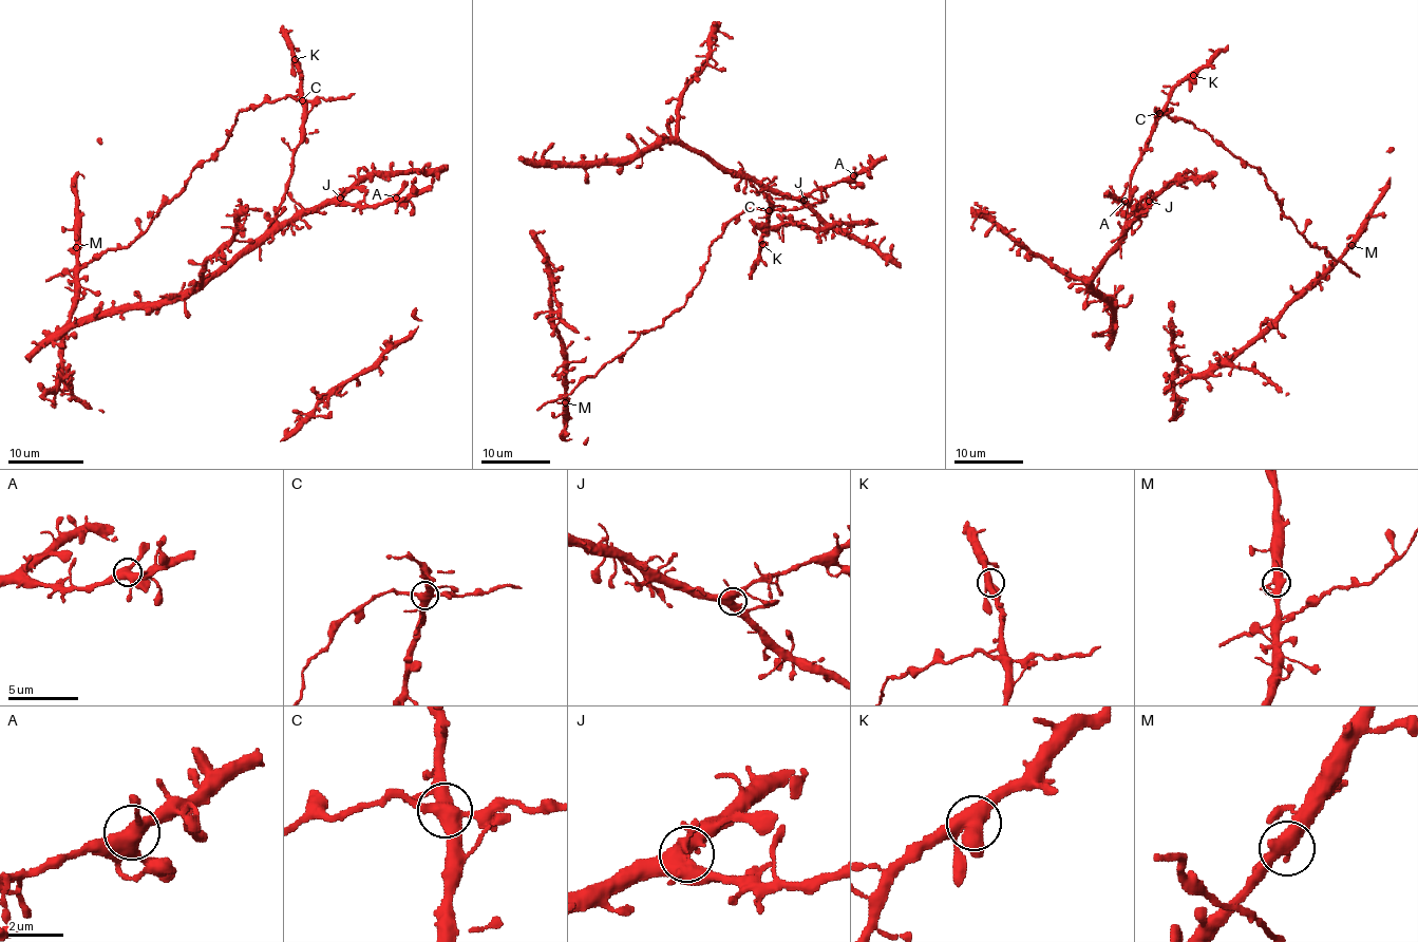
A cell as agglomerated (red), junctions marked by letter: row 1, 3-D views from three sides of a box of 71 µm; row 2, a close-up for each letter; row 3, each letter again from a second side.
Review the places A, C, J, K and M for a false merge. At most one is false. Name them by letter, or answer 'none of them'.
C

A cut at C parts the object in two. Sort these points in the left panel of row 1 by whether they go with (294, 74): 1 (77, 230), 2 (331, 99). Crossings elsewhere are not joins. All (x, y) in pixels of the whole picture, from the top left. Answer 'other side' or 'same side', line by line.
1: same side
2: other side

